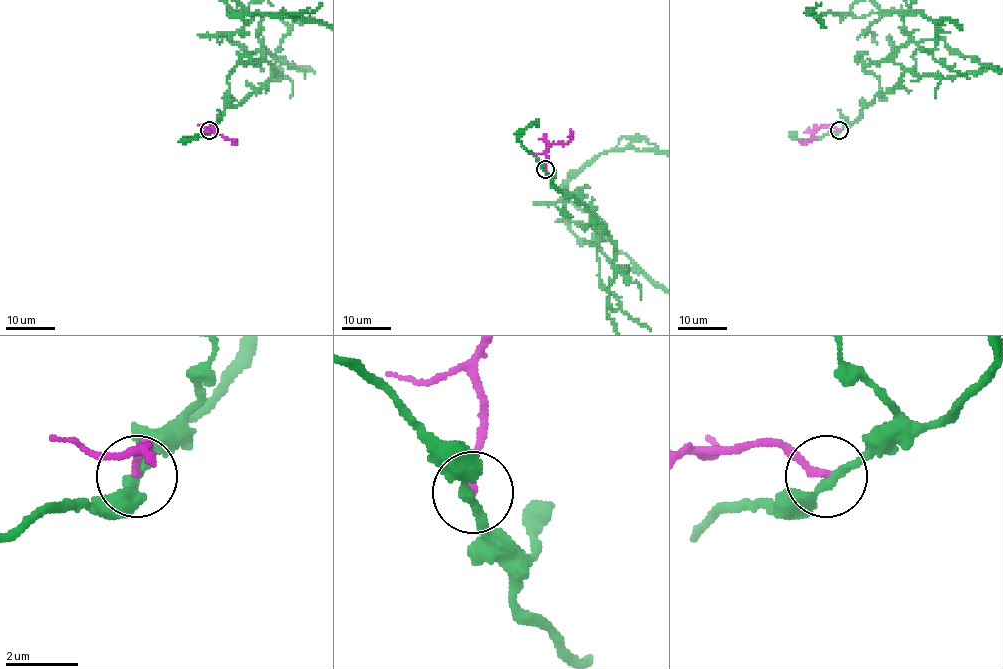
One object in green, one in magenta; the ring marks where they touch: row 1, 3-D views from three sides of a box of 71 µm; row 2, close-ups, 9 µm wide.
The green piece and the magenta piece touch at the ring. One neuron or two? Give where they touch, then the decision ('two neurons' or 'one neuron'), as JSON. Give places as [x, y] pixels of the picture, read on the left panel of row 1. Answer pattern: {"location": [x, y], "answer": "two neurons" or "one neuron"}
{"location": [209, 130], "answer": "one neuron"}

